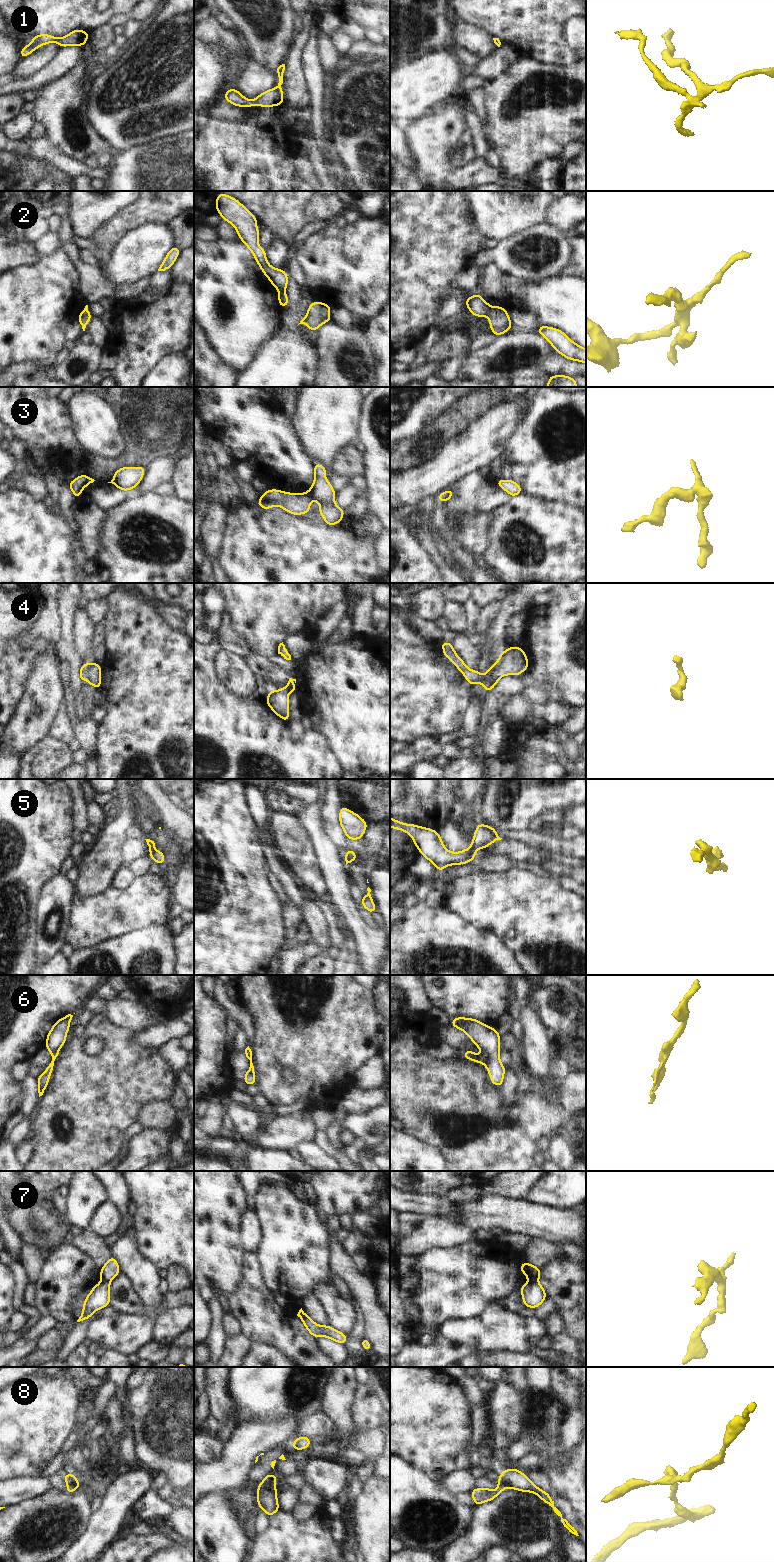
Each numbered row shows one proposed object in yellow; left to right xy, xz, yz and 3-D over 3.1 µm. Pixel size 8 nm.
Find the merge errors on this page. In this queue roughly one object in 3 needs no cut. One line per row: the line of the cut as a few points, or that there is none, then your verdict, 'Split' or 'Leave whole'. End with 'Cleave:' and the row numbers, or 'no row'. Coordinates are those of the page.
1: No split. Leave whole
2: Split along yz (491, 307), (487, 314). Split
3: Split along xz (306, 492), (311, 499). Split
4: No split. Leave whole
5: Split along yz (469, 848), (474, 851). Split
6: No split. Leave whole
7: Split along xy (102, 1280), (109, 1282). Split
8: Split along xy (68, 1485), (72, 1485), (75, 1488). Split
Cleave: 2, 3, 5, 7, 8

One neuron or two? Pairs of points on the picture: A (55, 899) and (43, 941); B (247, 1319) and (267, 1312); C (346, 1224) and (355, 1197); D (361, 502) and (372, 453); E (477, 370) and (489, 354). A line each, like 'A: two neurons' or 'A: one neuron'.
A: one neuron
B: one neuron
C: two neurons
D: two neurons
E: one neuron

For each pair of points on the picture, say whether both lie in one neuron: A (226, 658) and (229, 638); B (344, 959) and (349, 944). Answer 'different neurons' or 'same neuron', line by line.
A: different neurons
B: same neuron

